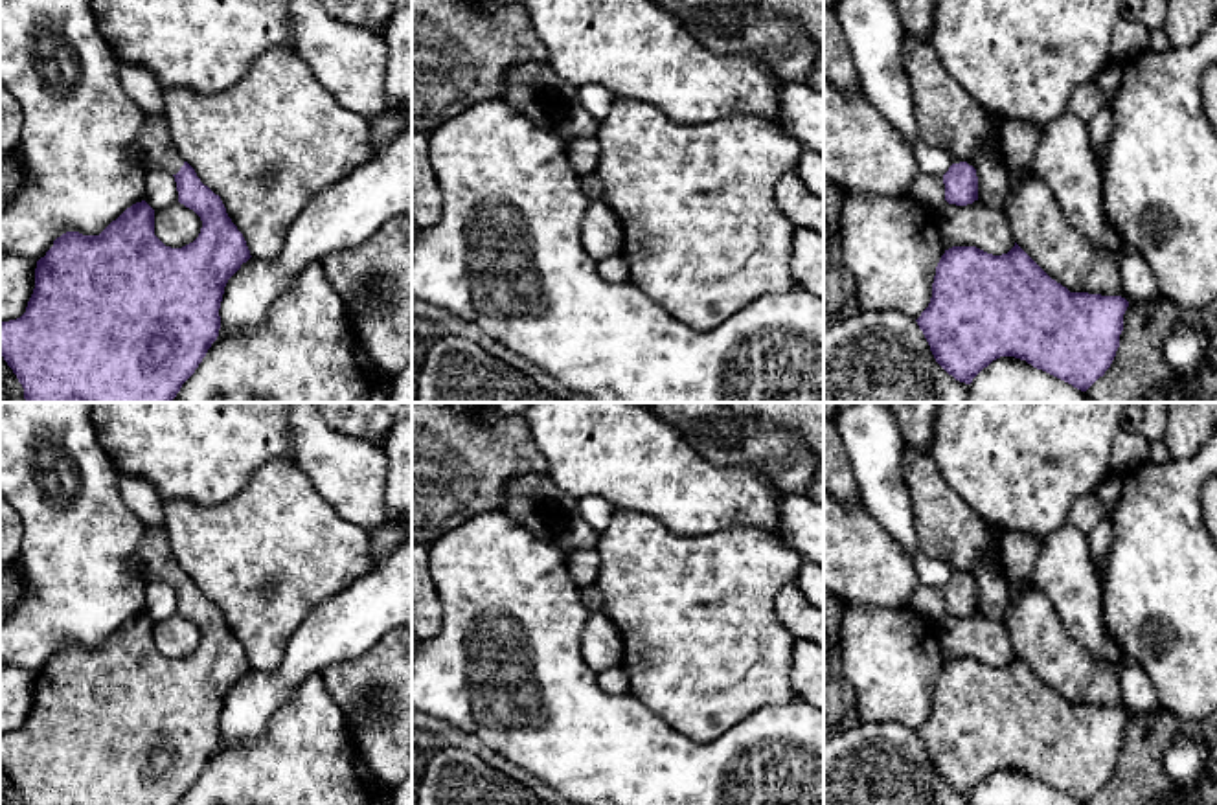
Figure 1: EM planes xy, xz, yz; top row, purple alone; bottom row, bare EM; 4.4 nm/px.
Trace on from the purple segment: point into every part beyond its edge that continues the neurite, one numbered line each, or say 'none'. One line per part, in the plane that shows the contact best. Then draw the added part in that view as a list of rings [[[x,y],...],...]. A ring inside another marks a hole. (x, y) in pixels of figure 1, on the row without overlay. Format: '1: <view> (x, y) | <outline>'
1: xy (153, 559) | [[[145,526],[129,566],[147,584],[165,581],[176,586],[186,573],[169,548],[165,531],[153,526]]]

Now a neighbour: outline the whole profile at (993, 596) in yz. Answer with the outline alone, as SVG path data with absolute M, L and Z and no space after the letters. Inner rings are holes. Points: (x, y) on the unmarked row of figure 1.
M984 555L972 568L978 588L978 612L989 619L1004 619L1009 607L1007 581L991 555Z

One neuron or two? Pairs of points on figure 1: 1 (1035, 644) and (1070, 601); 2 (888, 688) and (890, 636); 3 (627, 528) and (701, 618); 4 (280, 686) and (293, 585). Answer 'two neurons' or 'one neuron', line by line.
1: two neurons
2: one neuron
3: one neuron
4: two neurons

